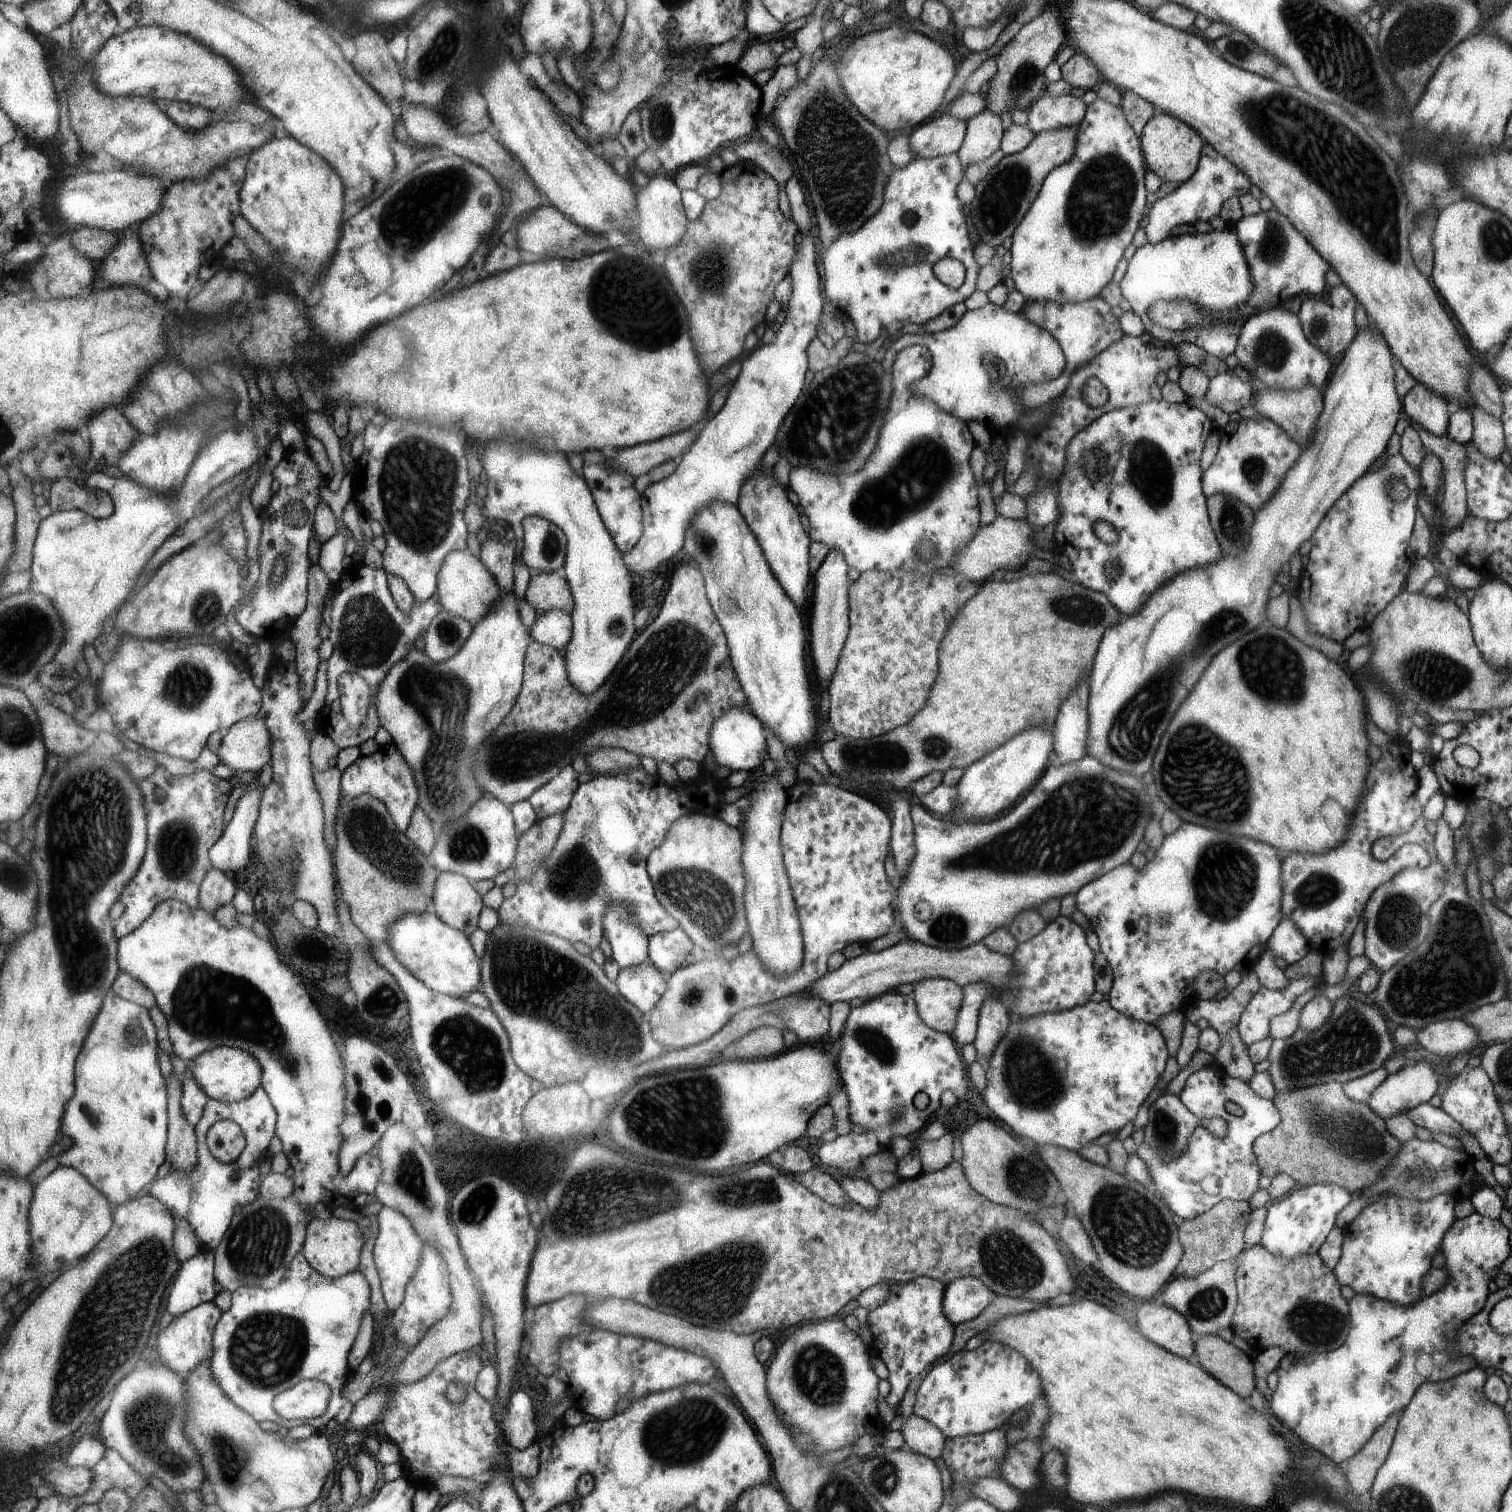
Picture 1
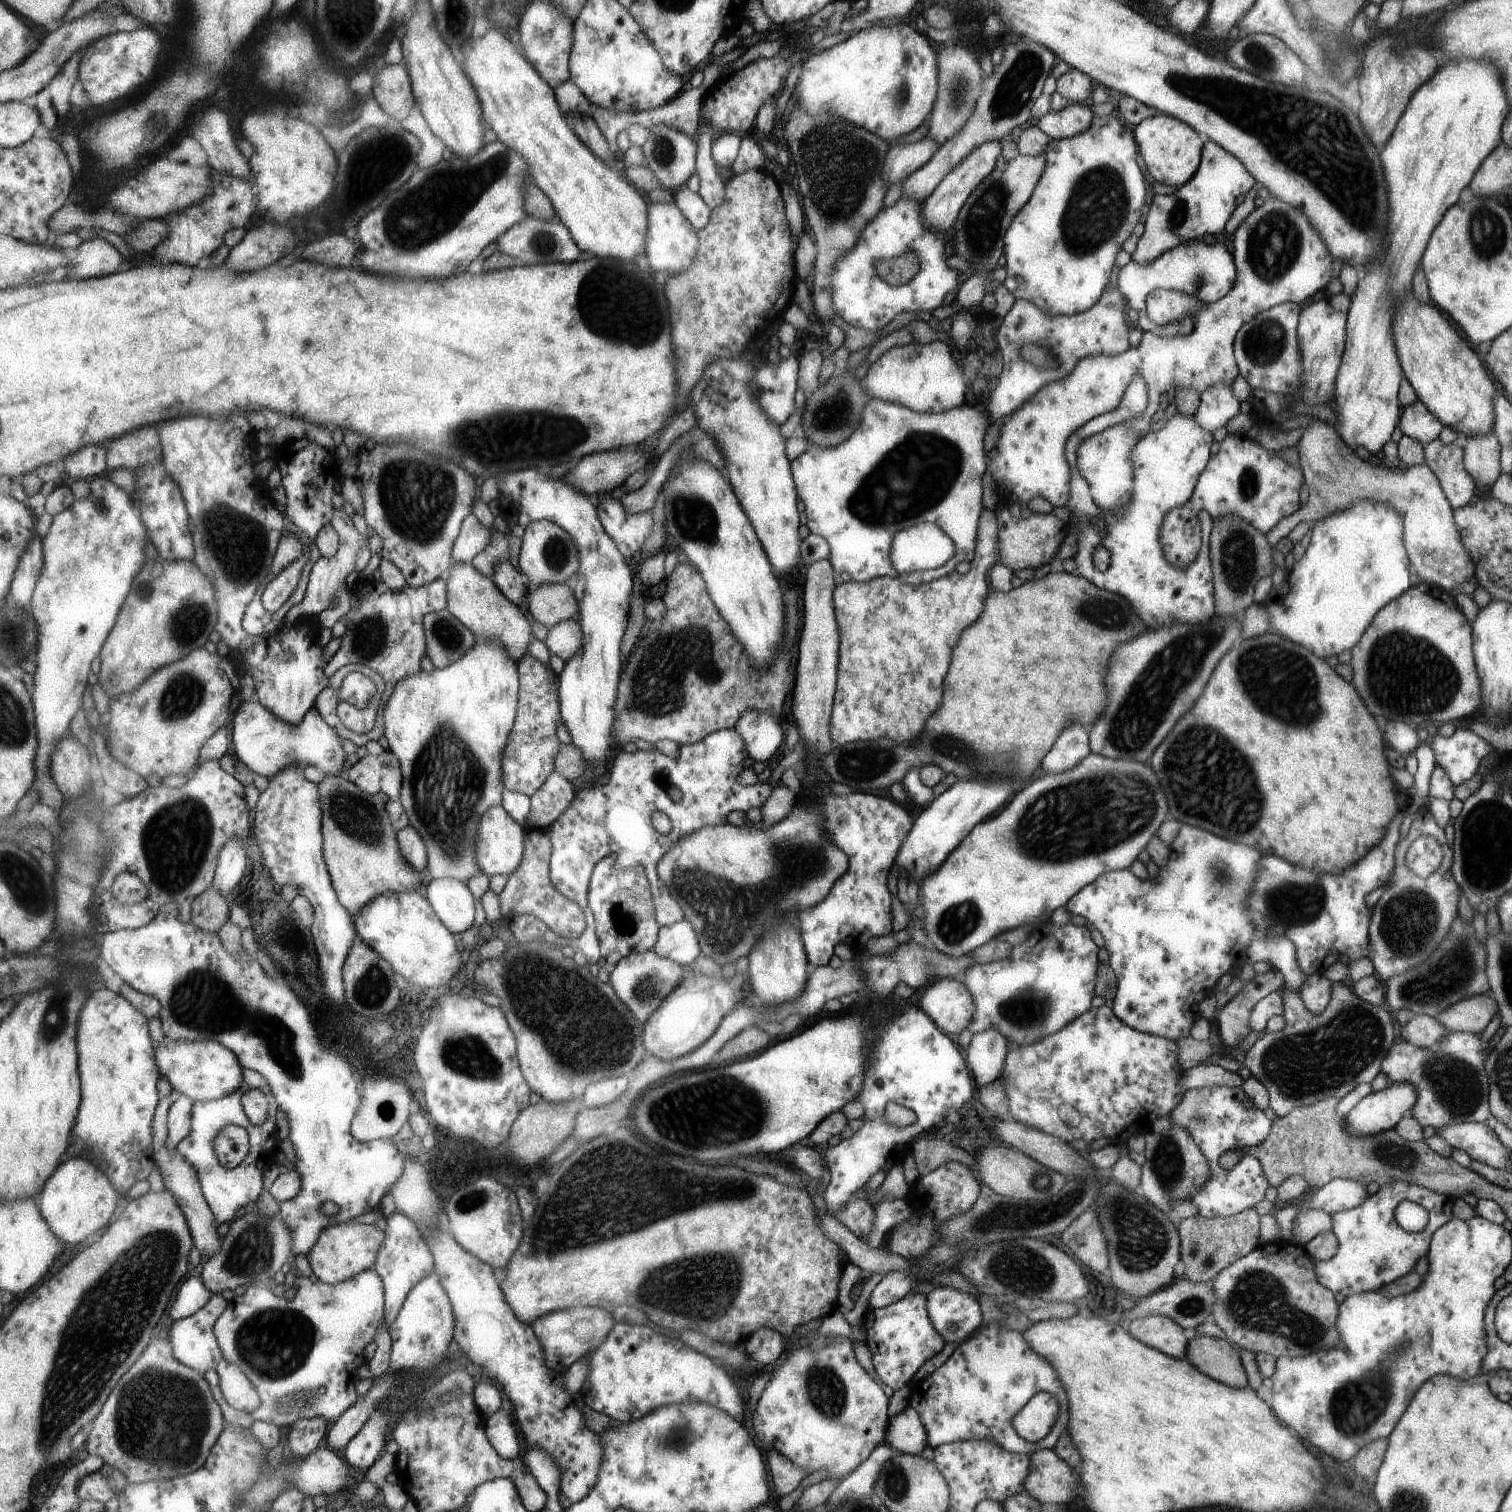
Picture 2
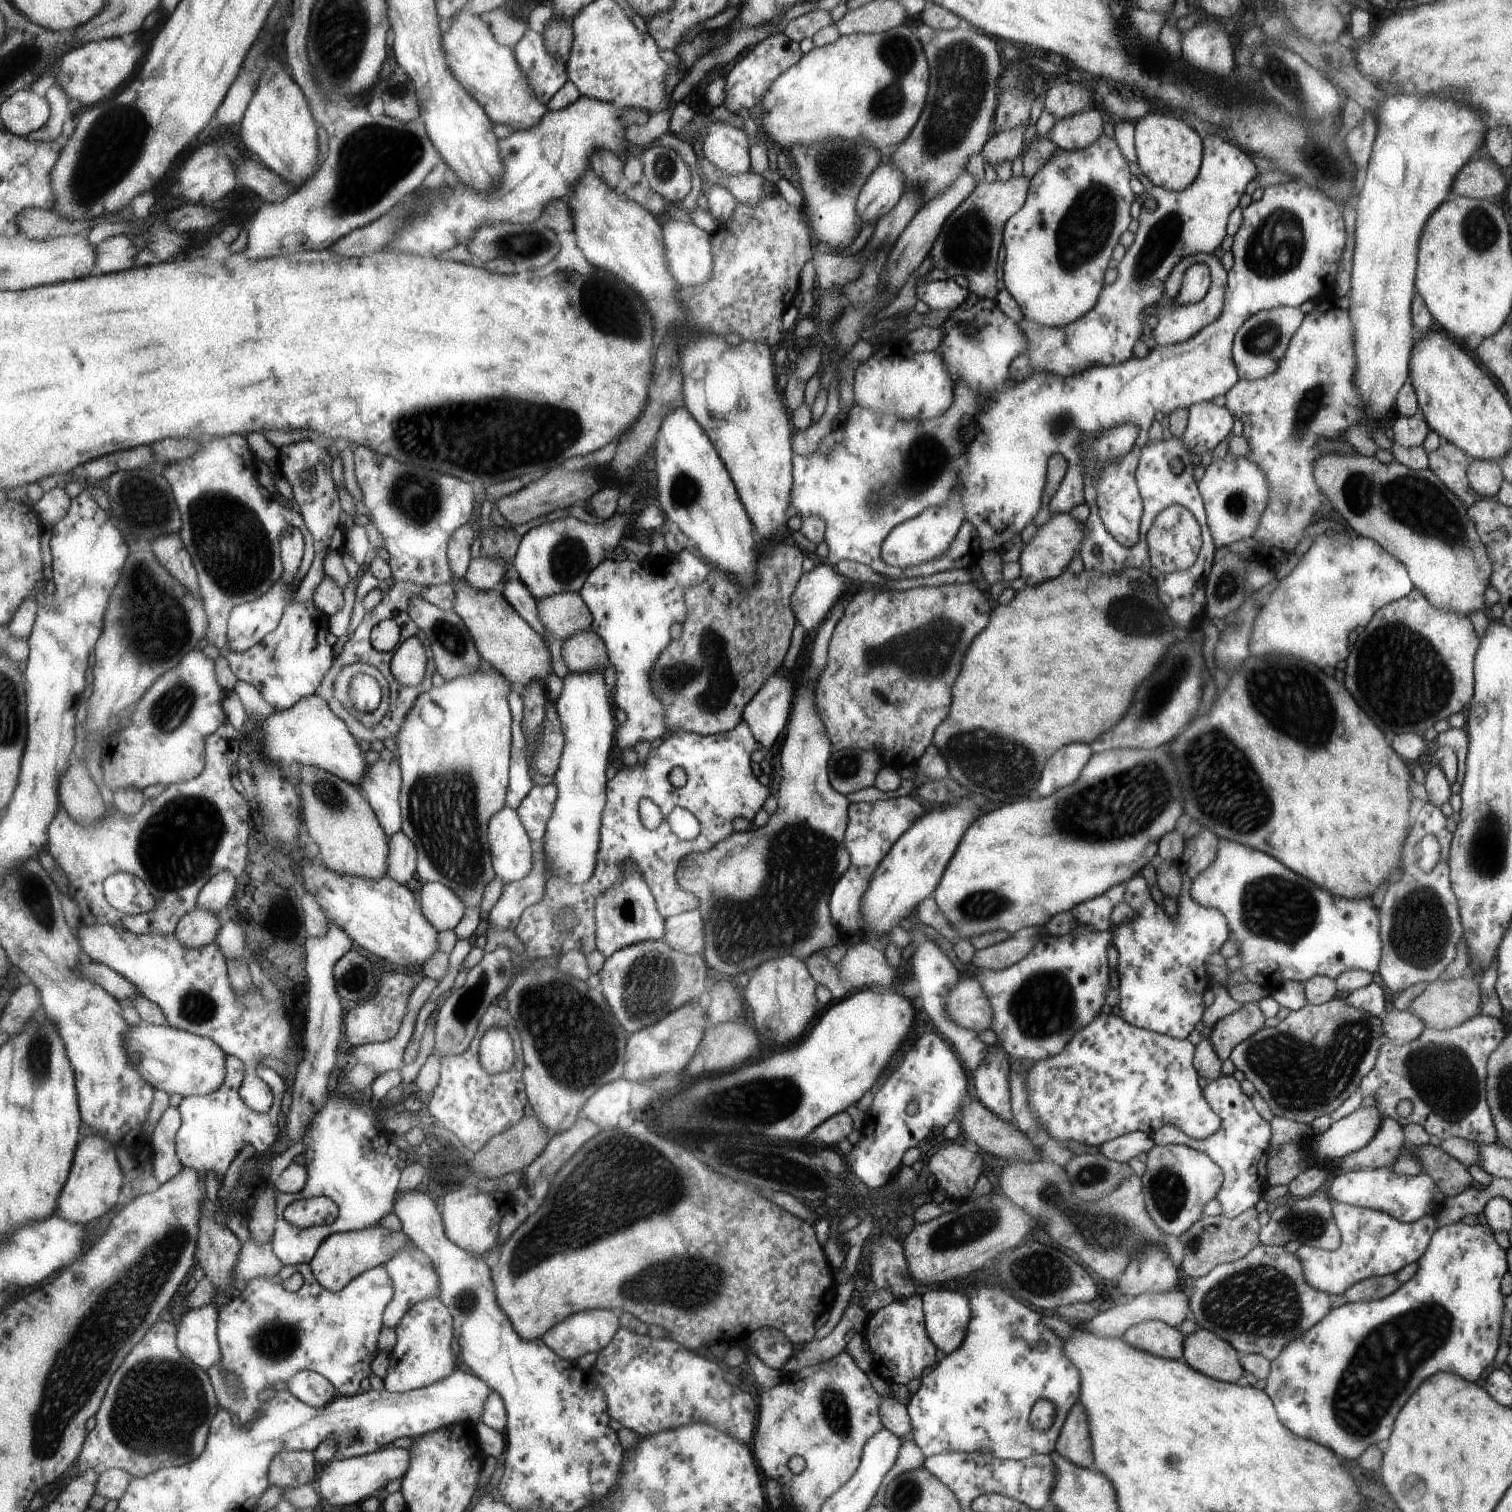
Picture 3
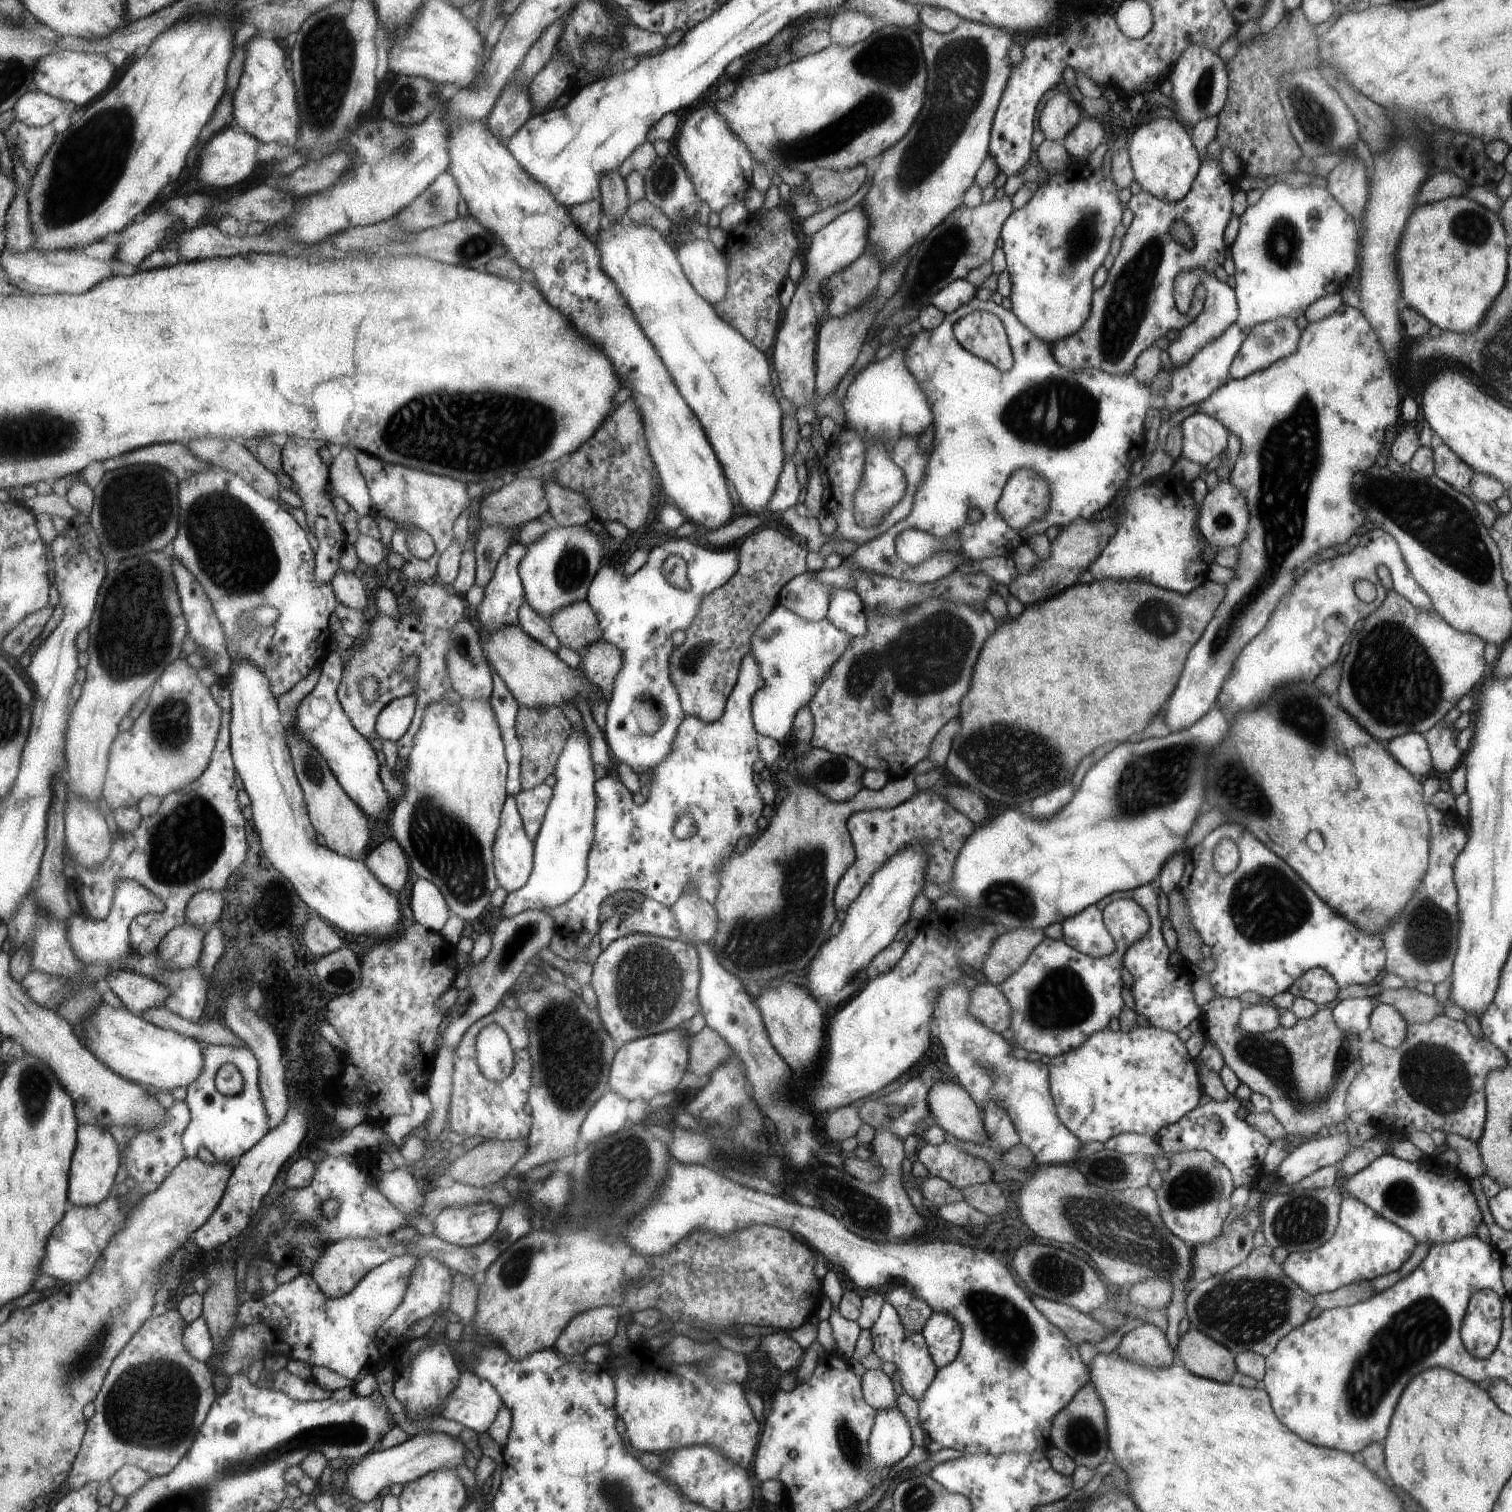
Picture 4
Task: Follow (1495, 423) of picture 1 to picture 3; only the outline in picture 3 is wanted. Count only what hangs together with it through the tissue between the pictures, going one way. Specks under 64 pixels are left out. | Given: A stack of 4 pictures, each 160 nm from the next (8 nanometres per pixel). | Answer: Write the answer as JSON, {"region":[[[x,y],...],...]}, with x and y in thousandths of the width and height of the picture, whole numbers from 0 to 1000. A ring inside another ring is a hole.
{"region":[[[974,304],[974,307],[971,308],[970,315],[978,329],[987,329],[994,320],[994,312],[991,306],[989,305]]]}

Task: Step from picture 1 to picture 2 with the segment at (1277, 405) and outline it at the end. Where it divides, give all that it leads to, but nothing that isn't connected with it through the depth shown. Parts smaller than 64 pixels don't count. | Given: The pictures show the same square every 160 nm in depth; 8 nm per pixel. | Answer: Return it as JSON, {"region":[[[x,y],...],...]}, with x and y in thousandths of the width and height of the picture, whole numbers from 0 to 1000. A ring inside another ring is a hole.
{"region":[[[868,279],[867,282],[864,282],[862,288],[856,291],[856,294],[860,311],[863,312],[863,321],[865,323],[864,333],[860,334],[860,337],[858,337],[854,340],[856,347],[860,344],[873,345],[875,342],[890,337],[900,330],[912,331],[917,335],[925,338],[928,341],[929,364],[933,377],[938,384],[951,388],[962,394],[959,391],[965,385],[970,385],[974,382],[976,373],[966,358],[960,334],[948,311],[942,306],[931,309],[927,306],[923,309],[905,306],[903,302],[897,302],[876,279]]]}

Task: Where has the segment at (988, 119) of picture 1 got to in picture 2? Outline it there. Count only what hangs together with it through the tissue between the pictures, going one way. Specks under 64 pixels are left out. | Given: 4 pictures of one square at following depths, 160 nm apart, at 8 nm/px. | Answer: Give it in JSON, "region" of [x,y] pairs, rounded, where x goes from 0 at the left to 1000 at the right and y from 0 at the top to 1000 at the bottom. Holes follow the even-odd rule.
{"region":[[[653,93],[645,97],[637,106],[628,112],[618,124],[610,132],[610,144],[616,153],[625,154],[632,147],[634,138],[638,132],[644,125],[653,116],[657,112],[658,104],[661,102],[662,97],[661,93]]]}

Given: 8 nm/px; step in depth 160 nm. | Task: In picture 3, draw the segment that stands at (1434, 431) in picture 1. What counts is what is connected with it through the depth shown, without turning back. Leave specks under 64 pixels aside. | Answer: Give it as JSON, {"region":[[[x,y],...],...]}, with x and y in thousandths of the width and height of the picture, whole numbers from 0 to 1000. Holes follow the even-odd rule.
{"region":[[[940,271],[933,276],[924,275],[919,283],[921,286],[920,291],[928,296],[940,294],[942,288],[946,284]]]}

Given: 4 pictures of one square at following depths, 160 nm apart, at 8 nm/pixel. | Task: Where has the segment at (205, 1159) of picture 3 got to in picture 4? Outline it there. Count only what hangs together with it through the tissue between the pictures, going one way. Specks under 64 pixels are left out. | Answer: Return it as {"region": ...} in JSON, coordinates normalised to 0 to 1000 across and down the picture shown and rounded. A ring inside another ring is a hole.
{"region":[[[136,690],[135,693],[135,709],[124,718],[122,728],[127,740],[120,751],[123,765],[130,765],[135,758],[148,769],[159,766],[164,763],[180,746],[180,739],[173,724],[172,702],[164,691]],[[150,702],[155,704],[161,714],[161,720],[157,724],[149,725],[142,718],[142,712]]]}

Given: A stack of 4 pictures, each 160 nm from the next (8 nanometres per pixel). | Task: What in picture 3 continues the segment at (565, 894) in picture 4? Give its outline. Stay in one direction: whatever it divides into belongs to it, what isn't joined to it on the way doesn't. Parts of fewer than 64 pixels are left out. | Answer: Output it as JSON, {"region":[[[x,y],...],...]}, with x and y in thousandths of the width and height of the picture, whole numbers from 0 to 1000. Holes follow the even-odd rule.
{"region":[[[399,444],[393,445],[376,445],[372,448],[372,458],[367,464],[374,487],[370,509],[366,516],[370,521],[368,535],[362,544],[358,556],[363,574],[363,581],[369,579],[376,584],[390,583],[394,575],[398,556],[398,541],[402,530],[401,507],[405,491],[407,490],[409,478],[405,470],[406,456],[403,458]]]}

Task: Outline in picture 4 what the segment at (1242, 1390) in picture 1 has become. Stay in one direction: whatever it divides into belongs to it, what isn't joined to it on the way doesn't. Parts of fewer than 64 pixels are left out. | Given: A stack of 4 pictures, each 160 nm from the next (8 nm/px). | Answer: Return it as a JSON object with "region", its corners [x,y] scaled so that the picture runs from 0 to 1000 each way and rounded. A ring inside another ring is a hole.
{"region":[[[786,878],[779,885],[778,900],[790,909],[813,914],[817,907],[815,896],[794,880]]]}

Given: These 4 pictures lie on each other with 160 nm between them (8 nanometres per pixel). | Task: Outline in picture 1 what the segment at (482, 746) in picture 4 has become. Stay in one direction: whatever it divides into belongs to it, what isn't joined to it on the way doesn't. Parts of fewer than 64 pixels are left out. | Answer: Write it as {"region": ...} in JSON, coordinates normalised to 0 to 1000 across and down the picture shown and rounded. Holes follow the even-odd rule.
{"region":[[[333,392],[325,403],[314,413],[310,424],[301,434],[295,437],[288,438],[281,431],[278,431],[273,427],[269,434],[257,444],[248,458],[252,479],[259,484],[265,499],[272,507],[278,522],[276,533],[283,538],[288,549],[291,550],[294,546],[308,540],[321,526],[320,522],[315,517],[313,500],[317,492],[341,466],[347,453],[347,438],[351,425],[343,407],[342,396],[339,392]]]}

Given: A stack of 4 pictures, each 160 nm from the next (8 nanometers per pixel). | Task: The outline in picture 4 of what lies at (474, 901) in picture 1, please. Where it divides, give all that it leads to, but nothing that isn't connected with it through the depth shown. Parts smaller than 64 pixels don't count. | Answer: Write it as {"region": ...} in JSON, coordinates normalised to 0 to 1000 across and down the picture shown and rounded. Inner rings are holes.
{"region":[[[276,581],[274,583],[271,597],[271,607],[284,615],[290,616],[297,608],[297,599],[292,588],[284,582]]]}

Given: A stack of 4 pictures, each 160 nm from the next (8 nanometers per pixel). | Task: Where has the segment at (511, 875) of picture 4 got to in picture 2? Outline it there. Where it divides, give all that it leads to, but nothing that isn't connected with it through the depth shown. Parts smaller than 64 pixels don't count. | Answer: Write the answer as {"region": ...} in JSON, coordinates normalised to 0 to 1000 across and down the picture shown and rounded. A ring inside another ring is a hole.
{"region":[[[333,532],[327,533],[319,540],[317,547],[316,556],[315,560],[316,570],[318,575],[322,579],[326,578],[337,579],[345,571],[347,565],[347,555],[349,554],[349,548],[334,536]]]}

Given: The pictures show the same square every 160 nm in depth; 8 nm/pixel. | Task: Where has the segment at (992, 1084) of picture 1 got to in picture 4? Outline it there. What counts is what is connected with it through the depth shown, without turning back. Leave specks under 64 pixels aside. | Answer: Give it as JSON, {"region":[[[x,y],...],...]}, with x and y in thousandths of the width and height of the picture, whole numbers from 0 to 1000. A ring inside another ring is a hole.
{"region":[[[731,679],[723,683],[714,693],[695,699],[692,704],[694,705],[694,721],[699,738],[716,756],[730,756],[740,749],[752,749],[764,755],[767,747],[776,744],[782,739],[782,737],[786,737],[795,725],[789,701],[782,689],[777,683],[764,679],[752,679],[747,683],[734,683]]]}

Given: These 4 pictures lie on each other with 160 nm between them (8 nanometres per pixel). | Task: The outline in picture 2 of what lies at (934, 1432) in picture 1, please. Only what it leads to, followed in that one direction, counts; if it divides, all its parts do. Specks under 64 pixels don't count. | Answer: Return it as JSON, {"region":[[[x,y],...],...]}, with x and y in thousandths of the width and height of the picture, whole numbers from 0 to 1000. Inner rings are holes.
{"region":[[[600,929],[588,938],[586,954],[595,961],[608,962],[612,956],[612,944],[606,933]]]}

